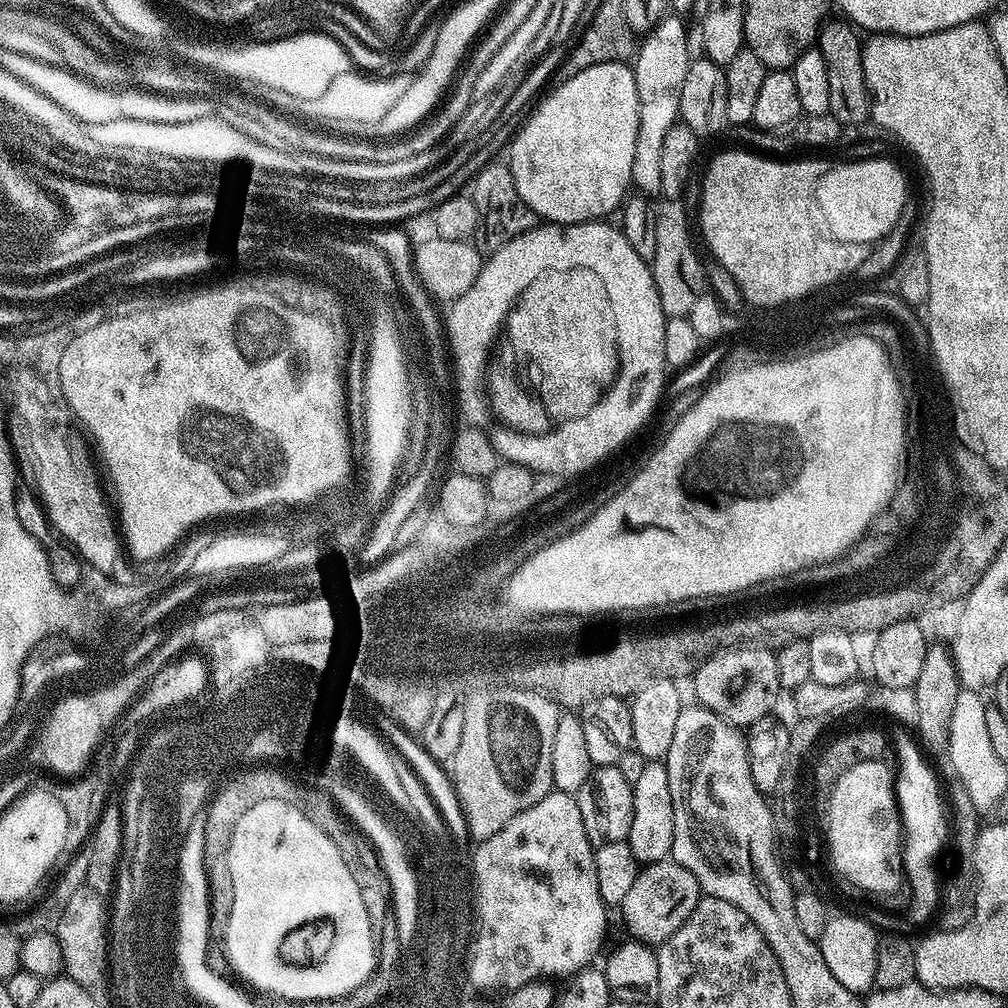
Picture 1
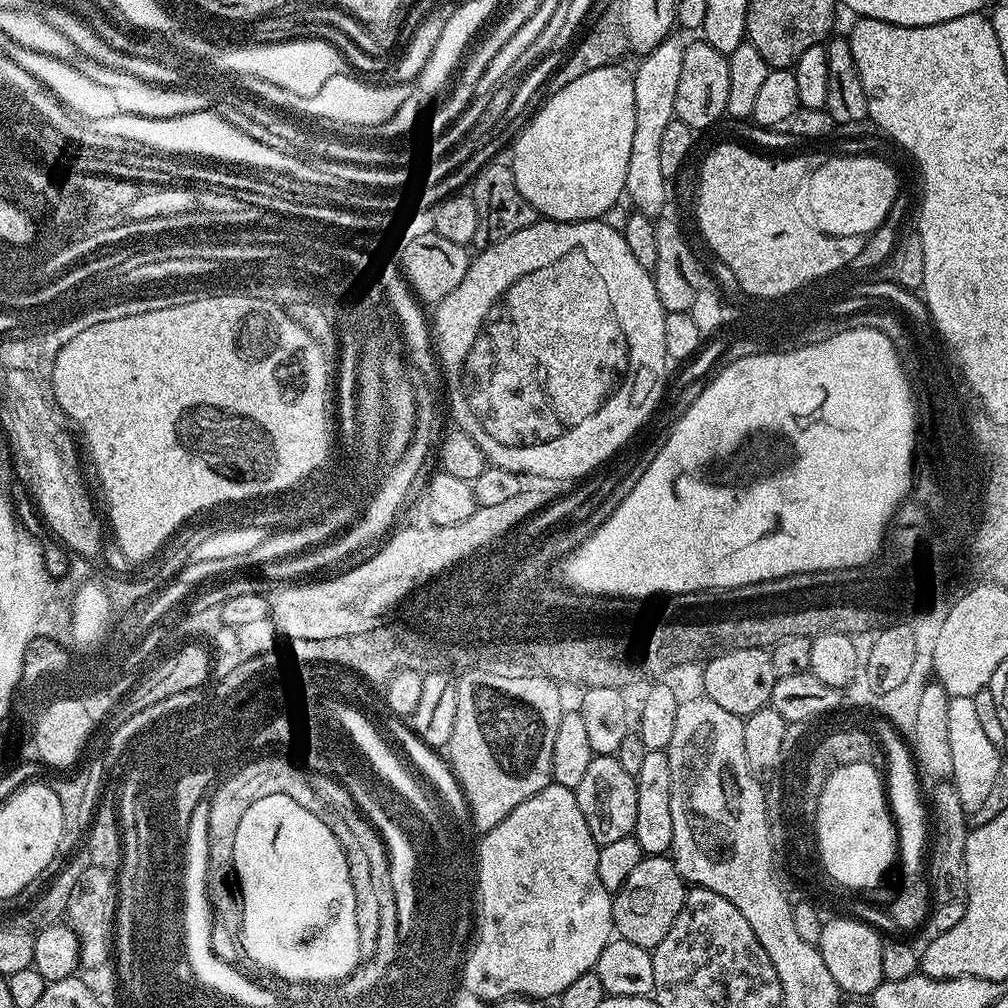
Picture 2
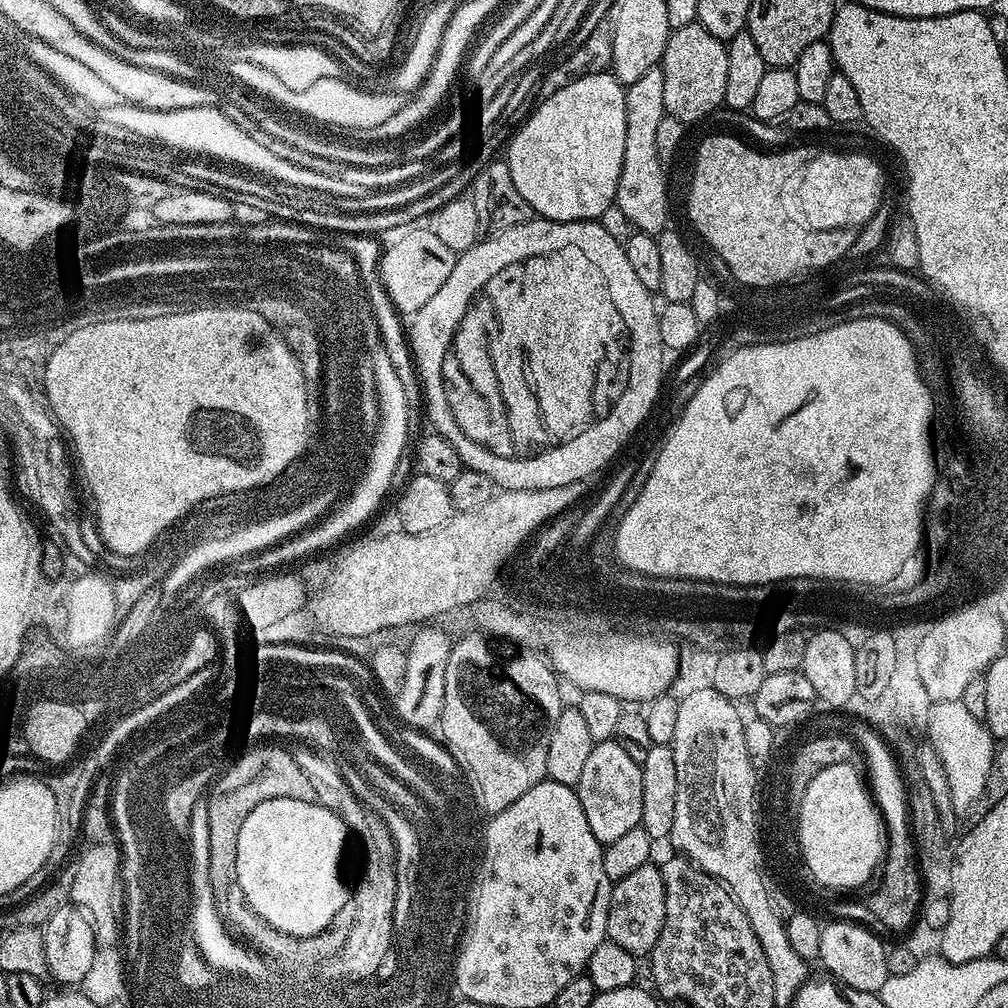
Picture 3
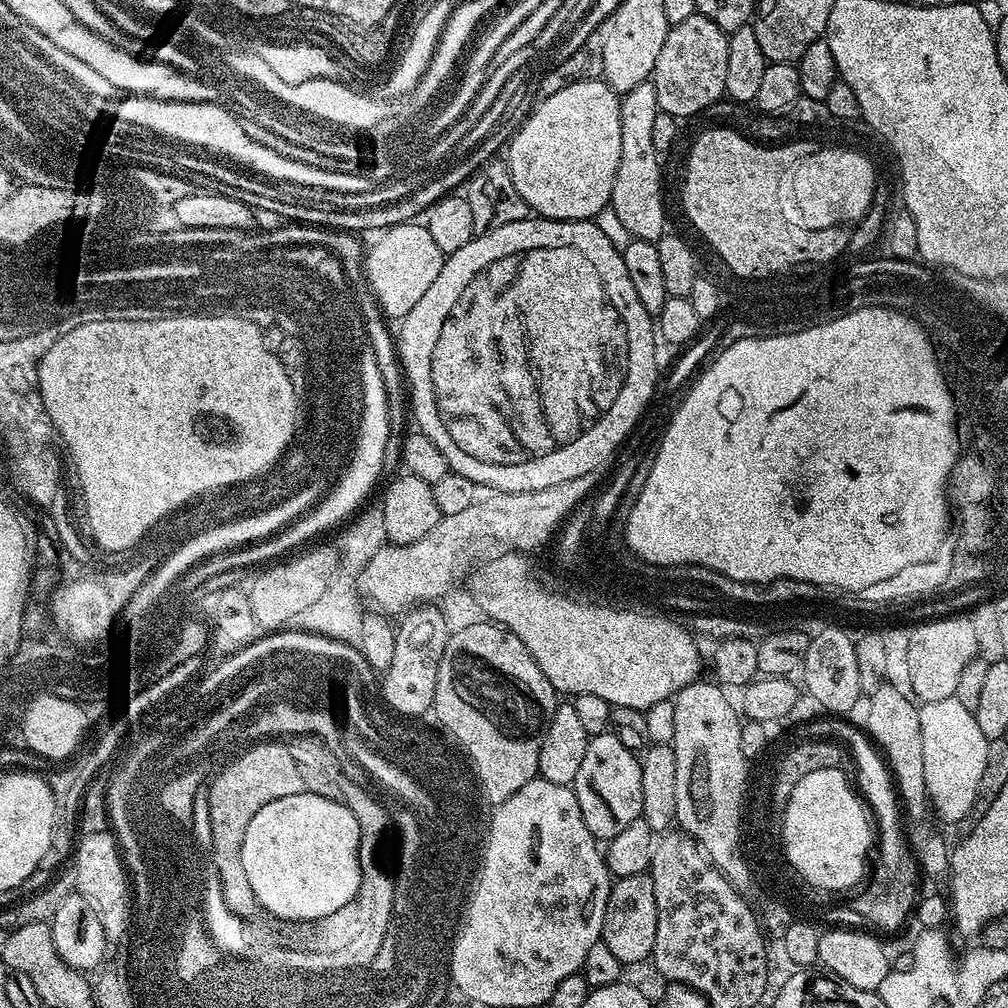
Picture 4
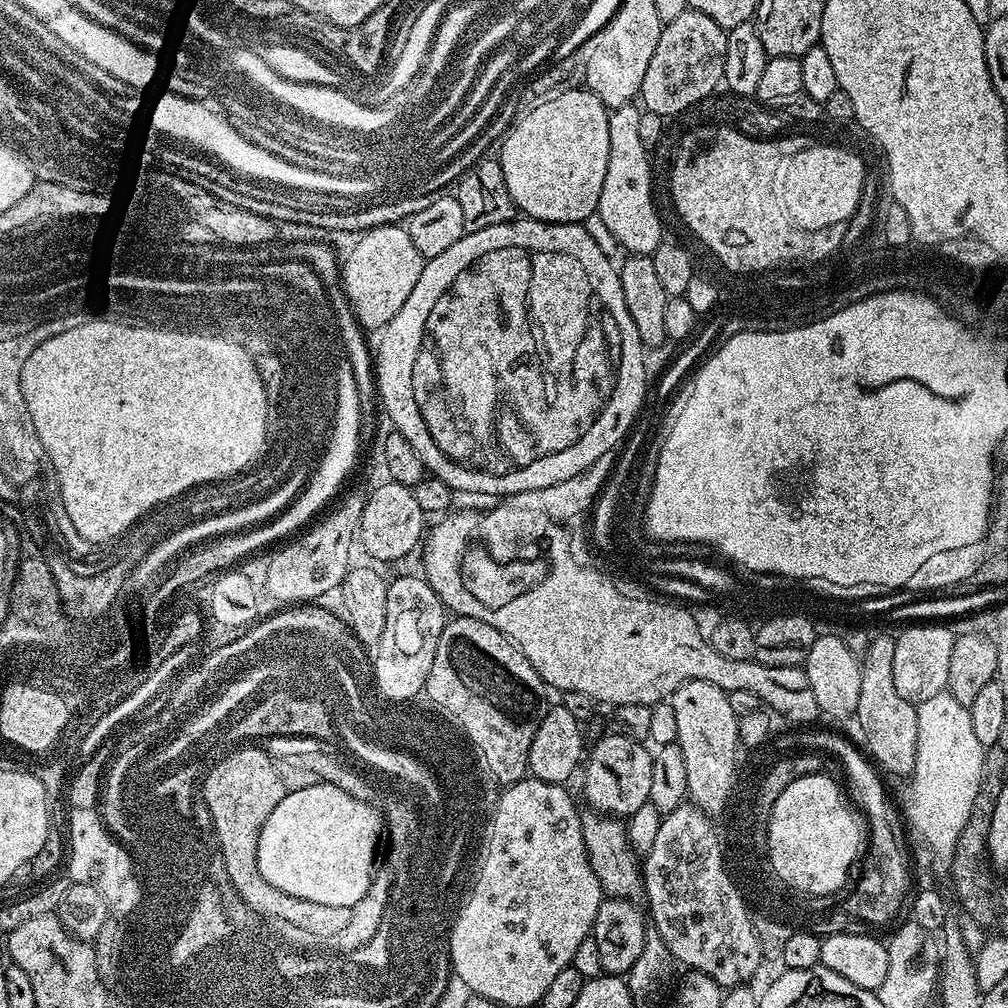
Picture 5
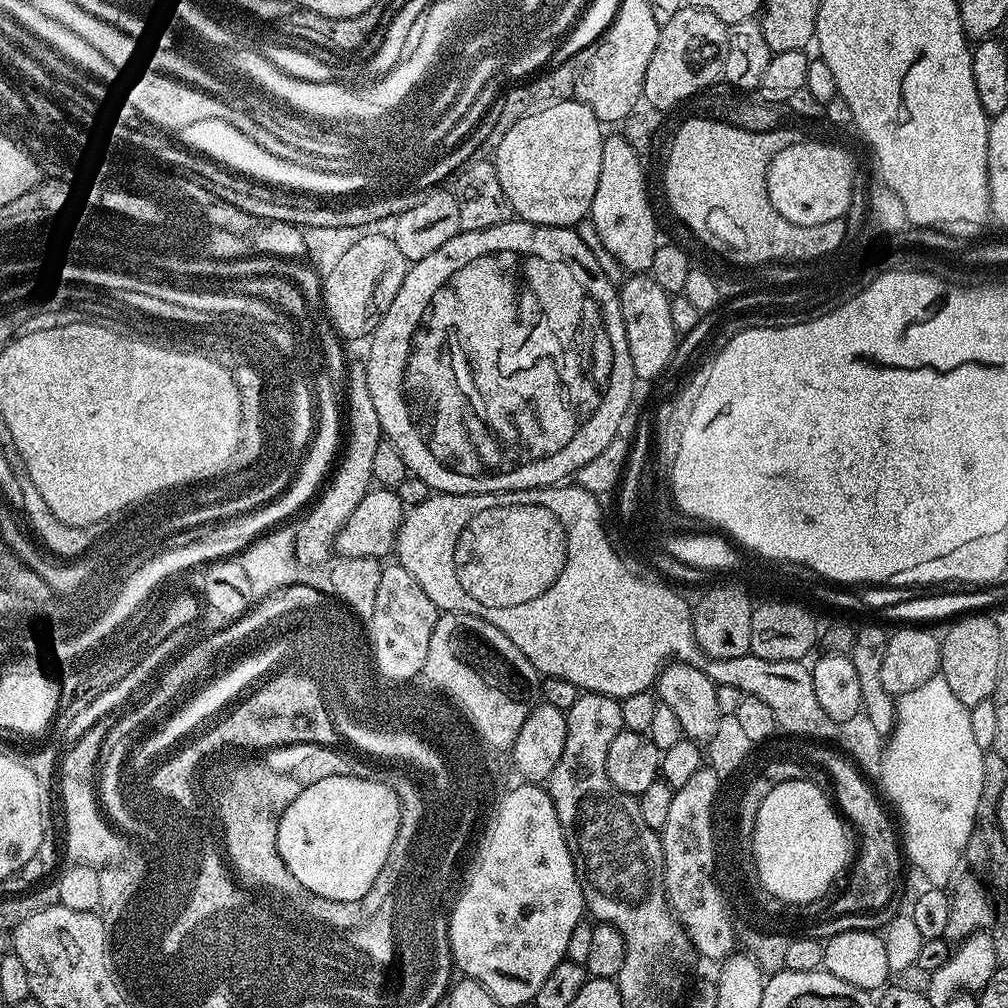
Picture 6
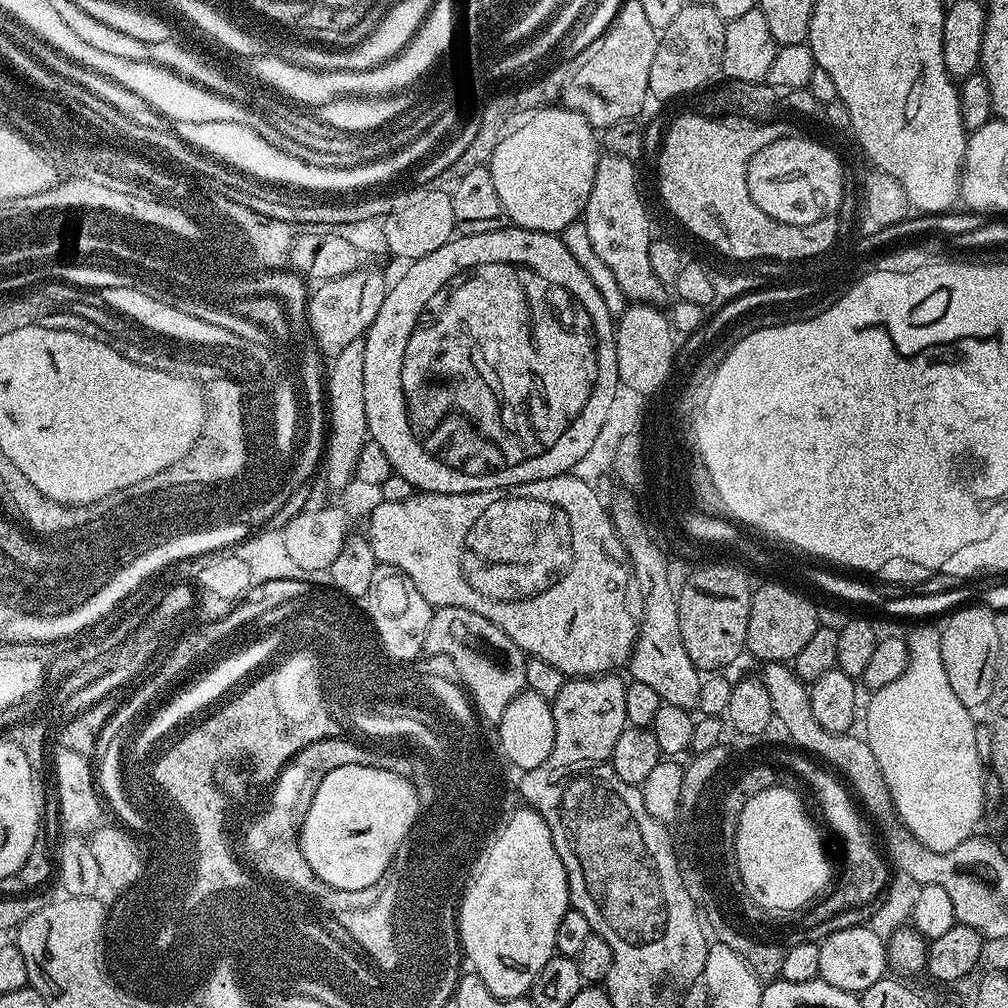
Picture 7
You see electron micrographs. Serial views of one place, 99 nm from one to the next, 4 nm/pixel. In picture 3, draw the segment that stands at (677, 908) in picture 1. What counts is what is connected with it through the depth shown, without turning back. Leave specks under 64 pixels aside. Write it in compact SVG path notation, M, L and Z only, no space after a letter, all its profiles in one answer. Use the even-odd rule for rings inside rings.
M655 863L638 866L638 870L633 870L627 878L613 883L606 918L607 939L622 946L622 950L630 950L630 954L638 958L647 957L658 942L658 934L662 934L665 918L666 886Z

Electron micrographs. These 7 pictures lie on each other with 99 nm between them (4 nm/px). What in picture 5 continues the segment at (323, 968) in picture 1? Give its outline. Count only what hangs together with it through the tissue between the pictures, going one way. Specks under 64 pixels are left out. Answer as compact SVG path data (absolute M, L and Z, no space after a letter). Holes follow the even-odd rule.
M314 783L288 790L266 822L259 825L258 870L277 893L285 892L296 900L305 900L305 905L321 903L322 906L351 907L366 894L374 879L372 867L376 864L376 843L380 840L382 816L371 808L368 800L352 796L339 783Z

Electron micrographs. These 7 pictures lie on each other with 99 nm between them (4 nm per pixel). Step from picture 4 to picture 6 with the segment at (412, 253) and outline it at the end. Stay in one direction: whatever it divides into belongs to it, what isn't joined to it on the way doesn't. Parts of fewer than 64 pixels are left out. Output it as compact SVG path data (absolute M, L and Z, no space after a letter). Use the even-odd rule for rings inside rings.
M372 232L369 236L361 235L354 241L346 254L338 262L331 274L322 276L322 305L328 319L339 337L345 341L360 340L371 337L380 319L390 308L390 302L394 301L394 294L402 290L402 282L406 278L410 261L398 250L398 246L392 241L391 235L380 232Z

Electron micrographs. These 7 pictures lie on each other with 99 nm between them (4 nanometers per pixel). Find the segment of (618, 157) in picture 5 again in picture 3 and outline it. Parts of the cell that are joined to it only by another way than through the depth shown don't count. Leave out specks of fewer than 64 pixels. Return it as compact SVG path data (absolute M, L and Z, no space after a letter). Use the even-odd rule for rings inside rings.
M657 66L646 70L638 82L627 85L624 93L626 102L626 150L622 154L622 174L618 178L615 207L633 225L633 229L659 234L670 224L670 214L661 204L661 194L670 187L664 177L665 161L658 158L658 146L654 143L658 125L665 116L662 94L664 69Z

